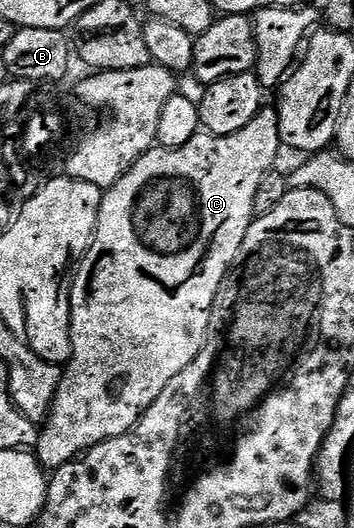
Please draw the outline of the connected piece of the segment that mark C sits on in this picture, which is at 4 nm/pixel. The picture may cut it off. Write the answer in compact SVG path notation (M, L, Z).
M265 107L240 133L225 135L224 137L213 137L206 131L201 131L185 147L176 149L164 149L156 147L147 153L143 153L131 165L131 170L117 179L115 185L110 186L104 192L103 202L99 208L99 222L95 228L95 236L91 239L91 246L86 253L82 254L79 270L75 273L75 282L69 285L69 300L71 303L71 342L73 351L71 359L65 366L62 374L59 390L55 393L55 400L52 402L47 414L47 420L42 422L39 431L39 444L37 456L40 465L44 470L54 471L63 465L70 465L72 461L83 456L88 449L108 441L114 437L120 437L130 433L139 423L144 410L197 359L197 355L203 350L207 343L207 332L211 322L211 308L215 306L215 300L219 289L223 286L223 280L231 272L236 261L239 260L241 243L249 231L252 221L255 220L255 196L257 187L266 179L268 173L276 168L275 160L279 157L281 142L279 140L279 115L274 108Z

